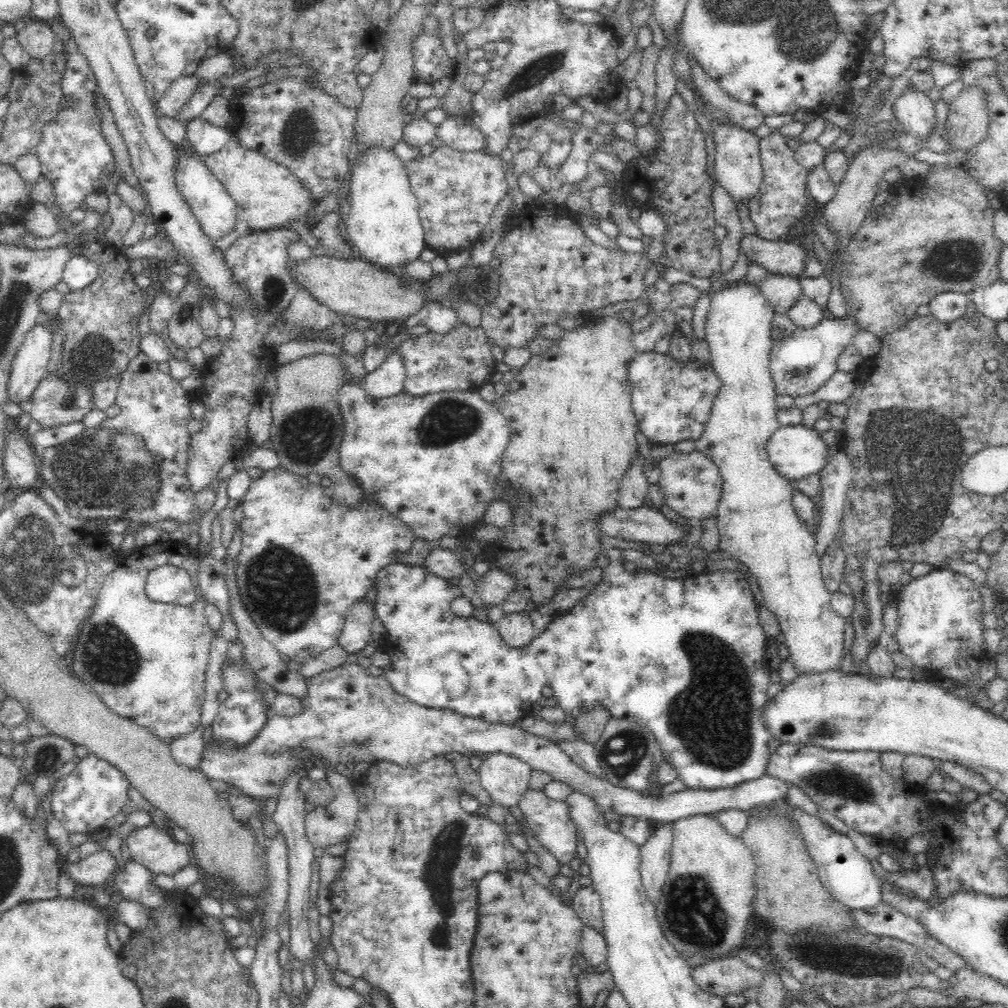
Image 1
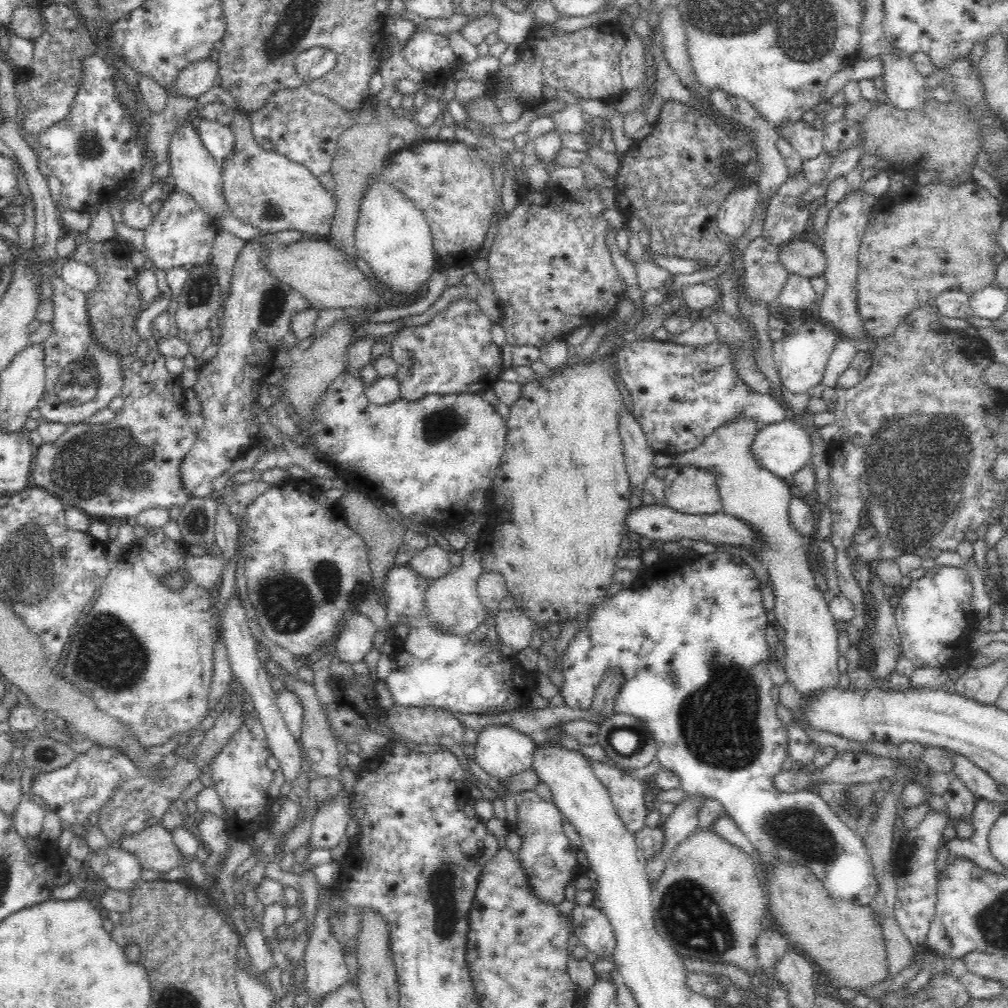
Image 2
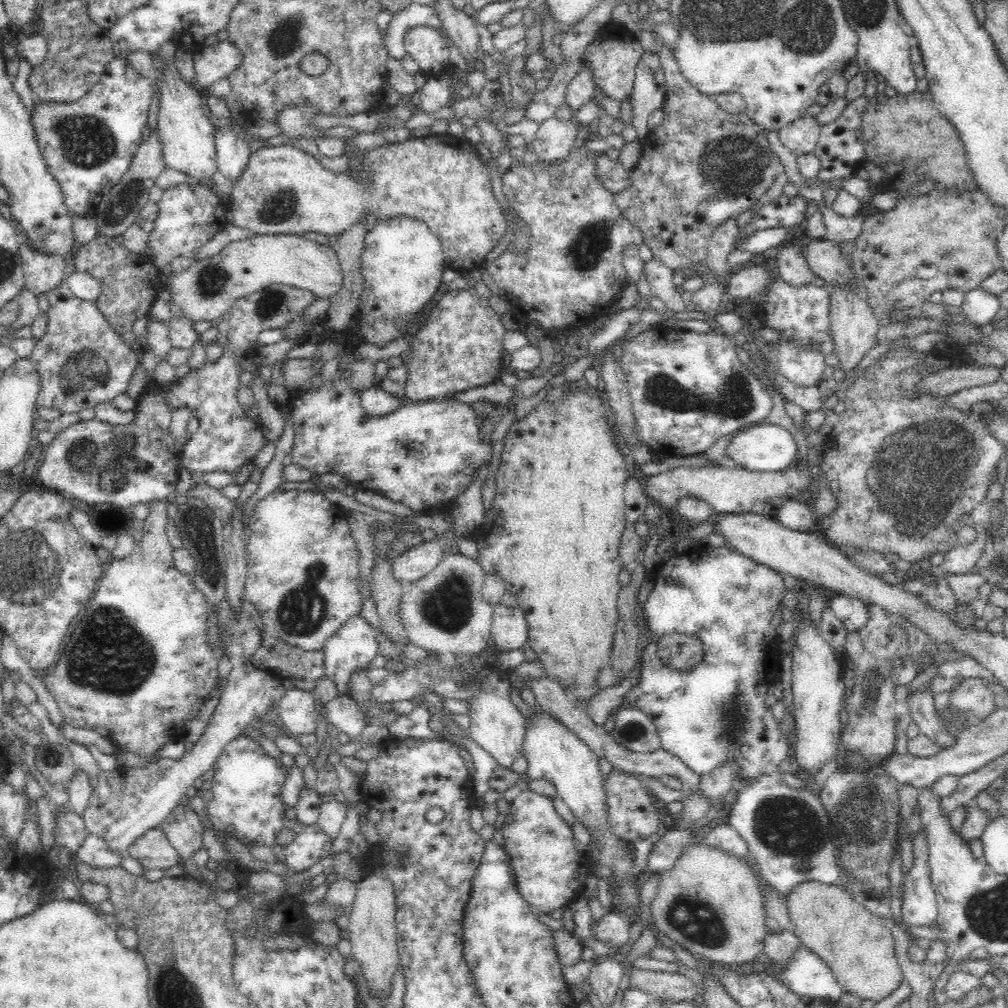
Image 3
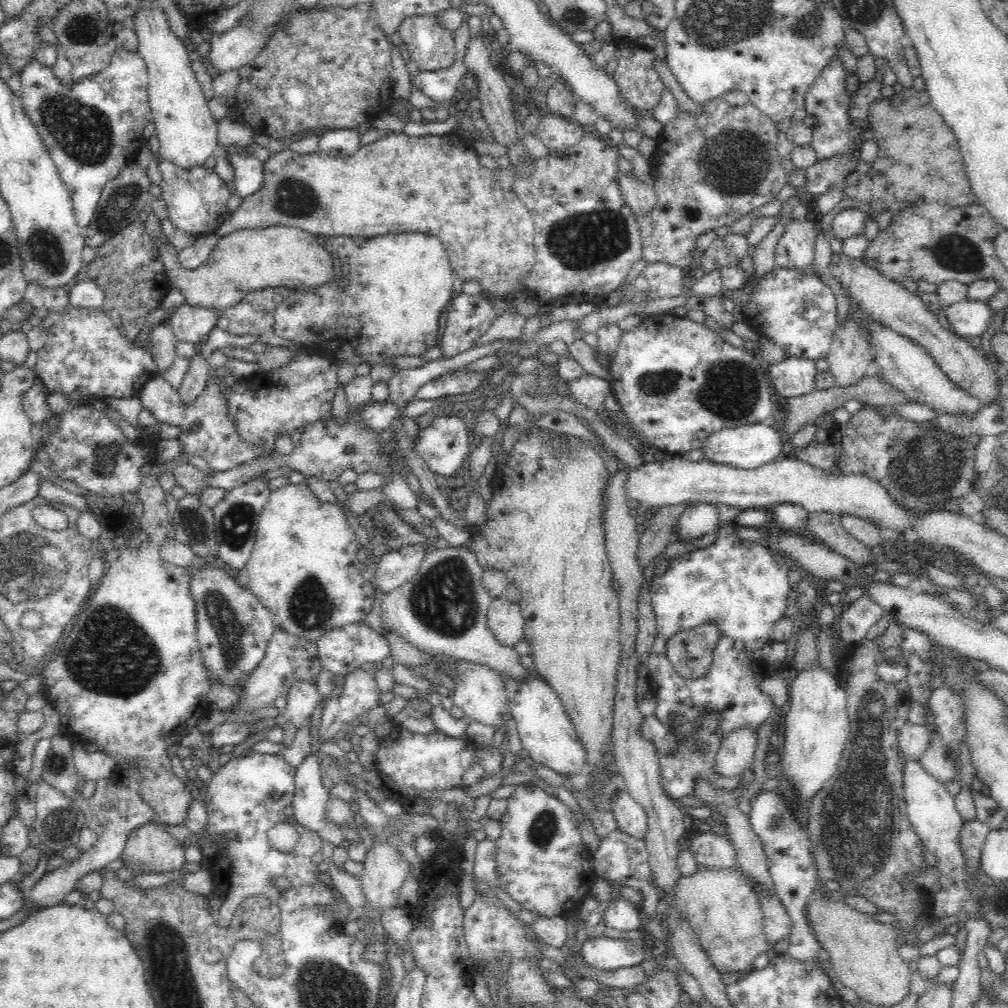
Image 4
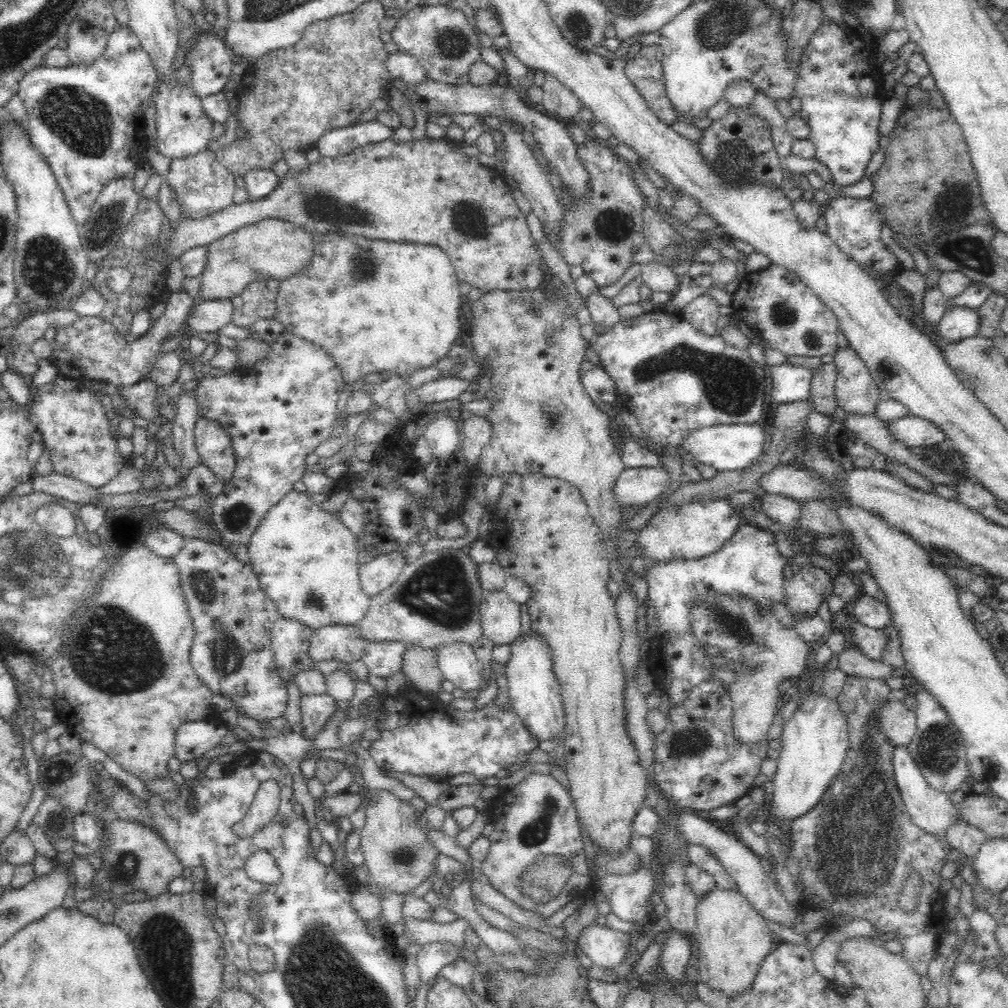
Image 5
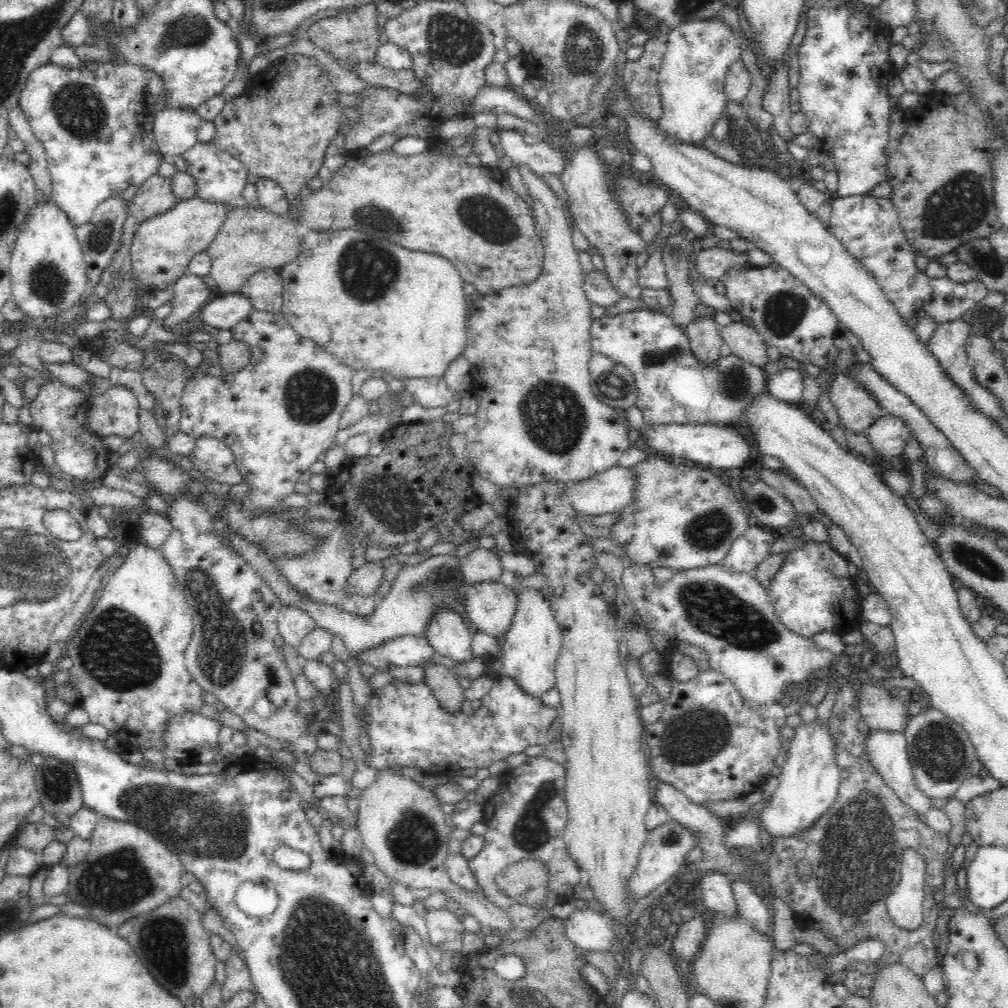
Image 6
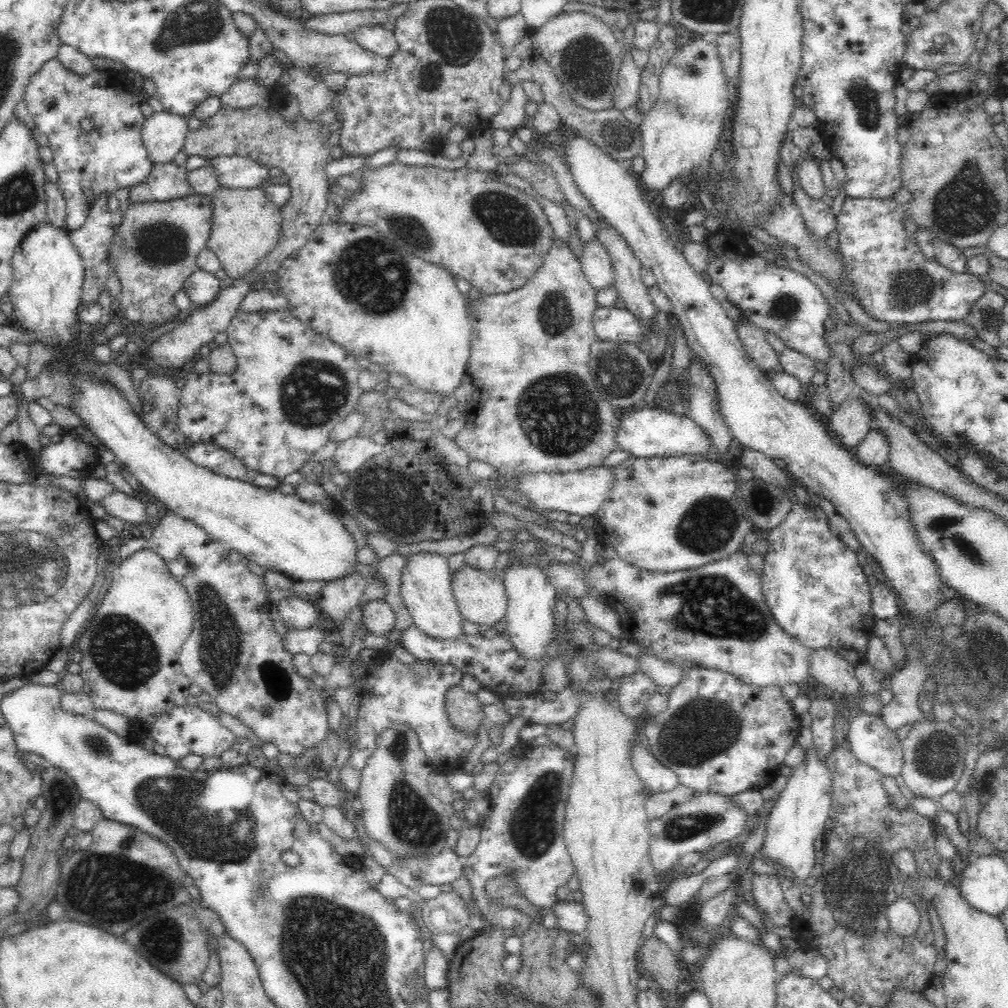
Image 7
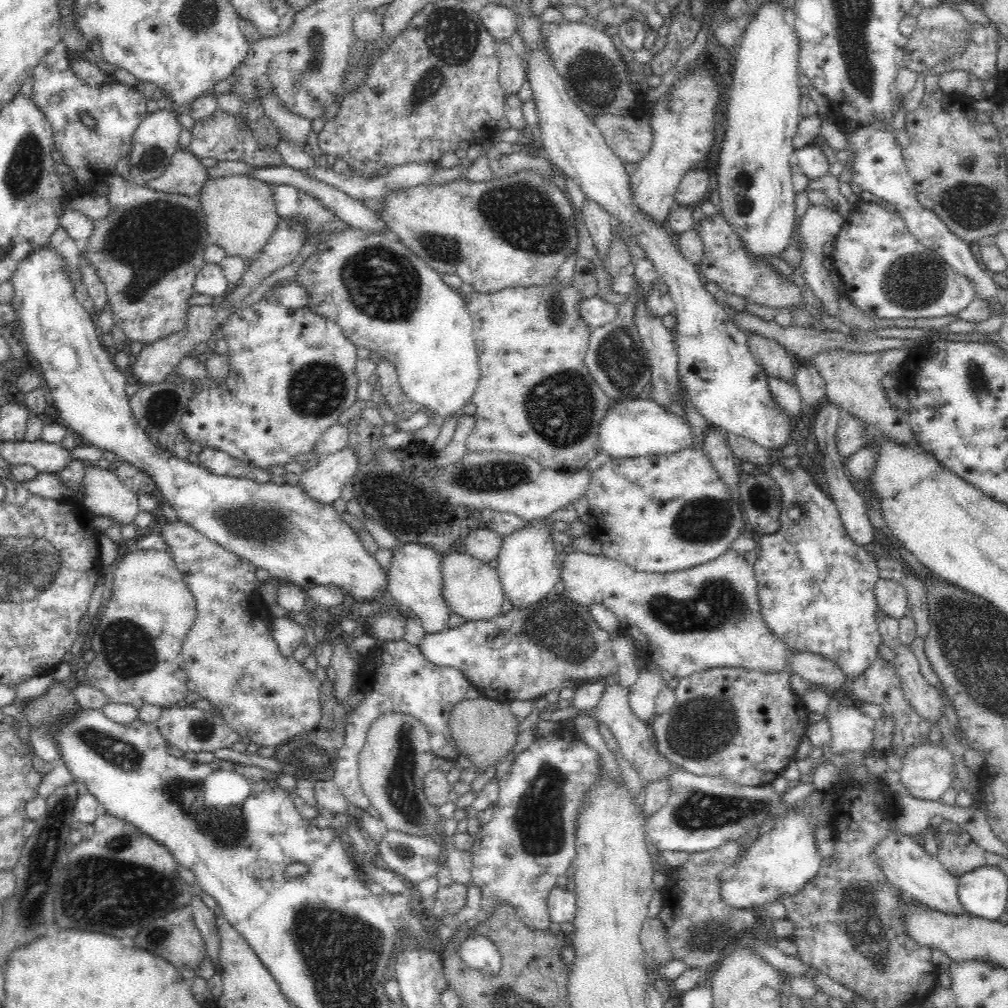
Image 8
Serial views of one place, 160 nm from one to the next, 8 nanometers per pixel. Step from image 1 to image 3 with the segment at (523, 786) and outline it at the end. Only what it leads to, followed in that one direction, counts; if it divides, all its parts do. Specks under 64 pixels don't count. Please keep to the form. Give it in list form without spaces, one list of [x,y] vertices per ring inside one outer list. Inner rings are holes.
[[[496,669],[483,680],[483,690],[479,695],[468,700],[470,704],[471,725],[468,729],[469,736],[479,744],[498,764],[498,768],[508,768],[514,764],[518,757],[523,756],[525,741],[526,719],[522,716],[514,703],[508,699],[510,680],[507,671]]]

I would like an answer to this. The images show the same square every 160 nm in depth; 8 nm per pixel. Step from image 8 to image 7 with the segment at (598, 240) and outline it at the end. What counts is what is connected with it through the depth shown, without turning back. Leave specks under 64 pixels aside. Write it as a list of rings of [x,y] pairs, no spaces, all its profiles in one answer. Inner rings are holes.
[[[596,236],[583,245],[583,254],[580,256],[583,276],[588,284],[596,291],[610,289],[615,286],[615,276],[612,268],[612,261],[604,245],[596,239]]]

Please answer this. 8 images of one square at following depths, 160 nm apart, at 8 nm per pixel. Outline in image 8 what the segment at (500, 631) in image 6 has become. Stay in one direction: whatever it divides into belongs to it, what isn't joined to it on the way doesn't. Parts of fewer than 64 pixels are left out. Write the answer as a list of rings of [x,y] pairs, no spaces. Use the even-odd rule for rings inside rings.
[[[464,551],[441,555],[441,563],[443,597],[452,613],[463,616],[467,621],[488,620],[500,615],[505,594],[496,569]]]

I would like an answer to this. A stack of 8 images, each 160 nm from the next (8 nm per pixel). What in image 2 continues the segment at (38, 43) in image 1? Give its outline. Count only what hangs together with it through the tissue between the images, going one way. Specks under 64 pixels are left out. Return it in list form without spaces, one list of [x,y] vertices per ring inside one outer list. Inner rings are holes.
[[[24,1],[12,13],[10,30],[12,34],[35,43],[44,32],[43,17],[37,8],[38,4],[26,5]]]

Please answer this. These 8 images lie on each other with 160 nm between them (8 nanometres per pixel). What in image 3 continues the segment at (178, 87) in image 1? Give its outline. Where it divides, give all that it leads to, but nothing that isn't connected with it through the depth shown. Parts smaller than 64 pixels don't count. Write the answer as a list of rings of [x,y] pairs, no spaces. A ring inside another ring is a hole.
[[[230,40],[219,41],[214,46],[202,46],[194,51],[194,78],[191,84],[197,91],[205,94],[210,85],[226,78],[234,68],[237,68],[239,62],[242,62],[242,55]]]

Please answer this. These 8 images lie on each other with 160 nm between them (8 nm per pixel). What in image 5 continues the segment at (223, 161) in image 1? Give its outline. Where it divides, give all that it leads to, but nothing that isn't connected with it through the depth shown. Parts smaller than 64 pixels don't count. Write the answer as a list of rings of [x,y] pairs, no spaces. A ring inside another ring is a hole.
[[[424,137],[422,140],[414,140],[398,142],[393,138],[386,139],[380,142],[368,143],[364,146],[355,148],[352,152],[345,155],[340,155],[334,158],[324,157],[318,158],[318,162],[308,163],[308,166],[302,170],[288,168],[282,178],[278,178],[278,186],[274,186],[274,190],[266,196],[254,201],[243,202],[242,204],[232,203],[230,206],[216,211],[214,214],[205,216],[200,220],[190,219],[181,216],[179,225],[171,232],[170,240],[165,252],[169,254],[170,261],[174,256],[180,257],[182,252],[190,250],[196,246],[204,246],[213,243],[215,240],[233,233],[235,230],[241,229],[243,226],[254,224],[255,222],[264,220],[265,218],[279,218],[294,223],[310,233],[346,233],[349,235],[358,235],[372,240],[384,239],[392,242],[422,242],[422,244],[436,244],[448,255],[452,266],[456,271],[456,276],[460,282],[466,282],[470,287],[479,289],[482,293],[487,293],[492,290],[512,290],[512,291],[532,291],[540,288],[546,274],[542,273],[542,265],[544,265],[541,254],[537,251],[537,246],[534,238],[526,223],[526,215],[520,210],[516,199],[512,196],[508,185],[502,178],[502,172],[498,166],[487,167],[479,163],[477,157],[466,155],[459,150],[458,144],[452,140],[434,139],[432,137]]]

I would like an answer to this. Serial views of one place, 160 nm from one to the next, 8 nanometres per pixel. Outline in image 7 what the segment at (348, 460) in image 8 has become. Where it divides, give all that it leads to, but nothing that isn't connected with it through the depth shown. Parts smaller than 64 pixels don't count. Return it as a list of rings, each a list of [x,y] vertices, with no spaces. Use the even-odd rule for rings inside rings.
[[[354,436],[339,444],[332,459],[335,465],[348,475],[358,470],[369,458],[382,451],[383,447],[374,444],[370,437]]]

